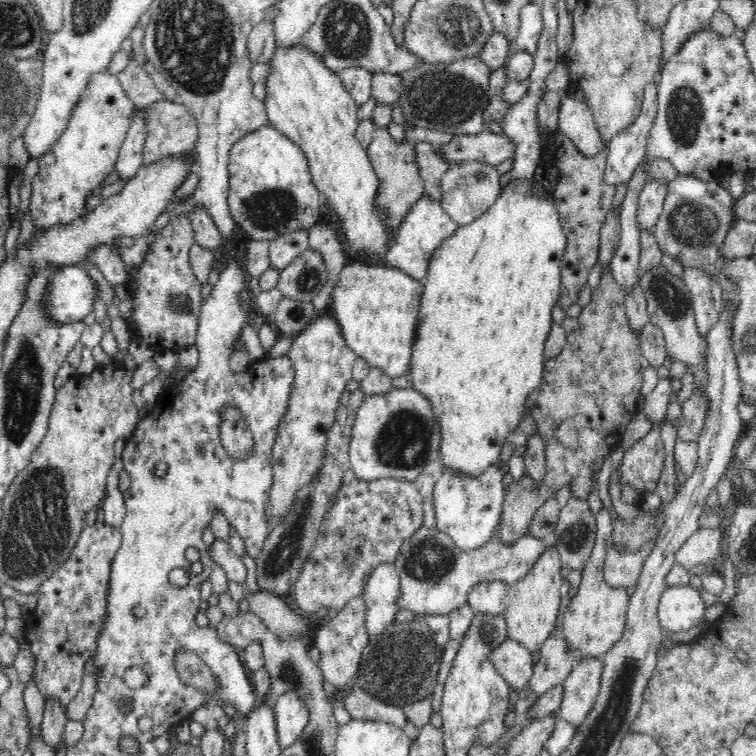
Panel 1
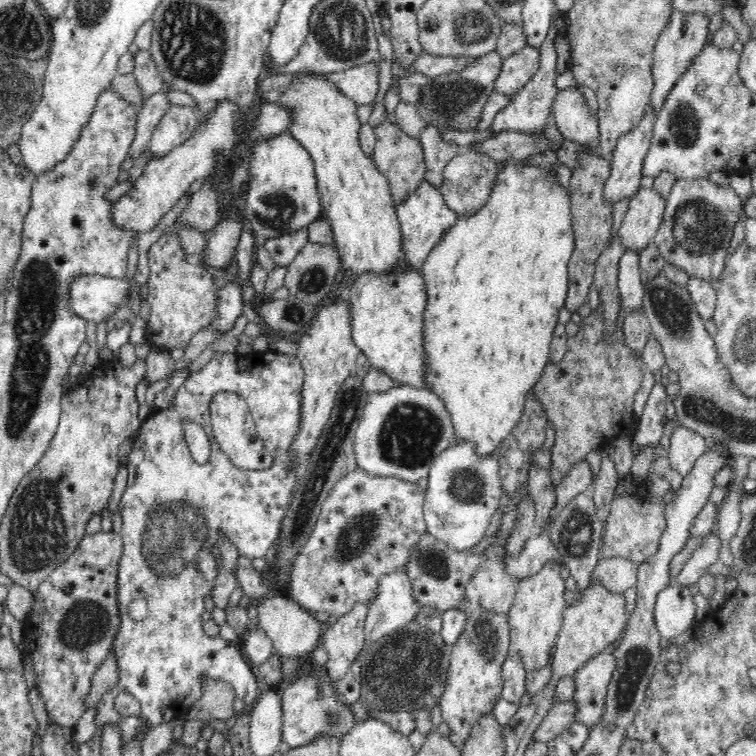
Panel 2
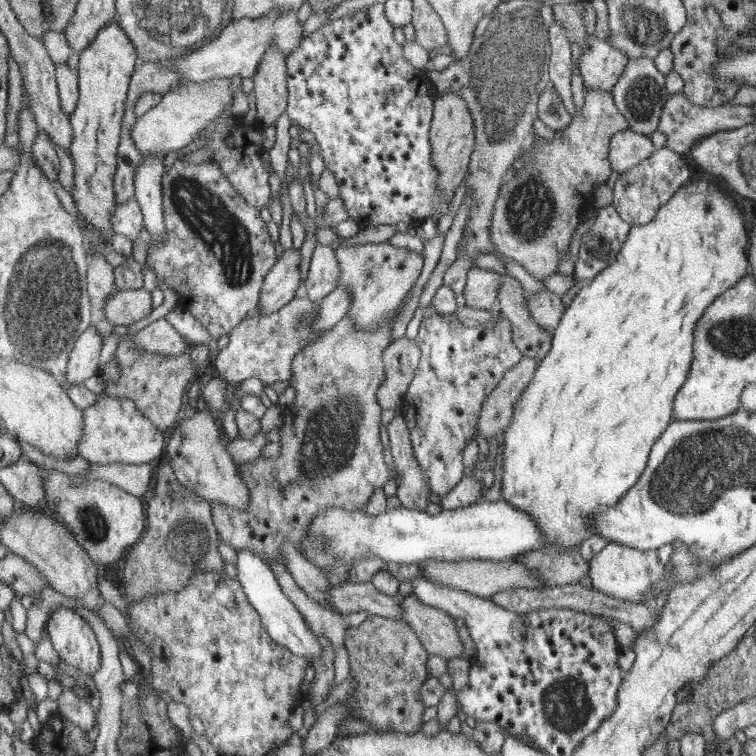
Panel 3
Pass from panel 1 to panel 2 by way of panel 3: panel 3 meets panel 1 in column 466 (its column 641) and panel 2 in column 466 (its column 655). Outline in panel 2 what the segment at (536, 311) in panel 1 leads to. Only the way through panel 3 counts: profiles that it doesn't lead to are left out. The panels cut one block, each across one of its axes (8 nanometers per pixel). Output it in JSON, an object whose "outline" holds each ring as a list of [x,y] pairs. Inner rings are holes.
{"outline":[[[530,158],[509,162],[500,167],[497,182],[493,187],[488,202],[474,215],[460,217],[457,224],[444,232],[442,239],[428,254],[422,264],[420,272],[428,294],[427,307],[423,316],[423,345],[425,350],[425,373],[423,378],[427,386],[443,402],[454,426],[455,440],[457,442],[469,441],[475,446],[479,456],[490,456],[501,445],[503,440],[519,422],[526,397],[531,388],[542,378],[545,367],[548,365],[551,353],[550,343],[556,325],[558,324],[558,310],[565,306],[568,291],[568,261],[574,248],[574,230],[572,227],[572,203],[568,188],[562,187],[553,174],[548,172],[550,163],[554,160]]]}

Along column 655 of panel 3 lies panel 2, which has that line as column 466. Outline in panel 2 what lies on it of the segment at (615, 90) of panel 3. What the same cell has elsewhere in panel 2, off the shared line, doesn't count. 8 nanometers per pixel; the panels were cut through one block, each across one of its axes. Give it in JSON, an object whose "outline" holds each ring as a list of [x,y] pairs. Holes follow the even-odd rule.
{"outline":[[[495,51],[474,59],[465,66],[458,74],[450,73],[432,78],[435,81],[435,89],[428,90],[423,94],[423,102],[417,106],[419,115],[427,124],[455,128],[458,131],[478,128],[484,104],[490,94],[495,90],[495,80],[499,75],[504,58],[500,58]]]}

